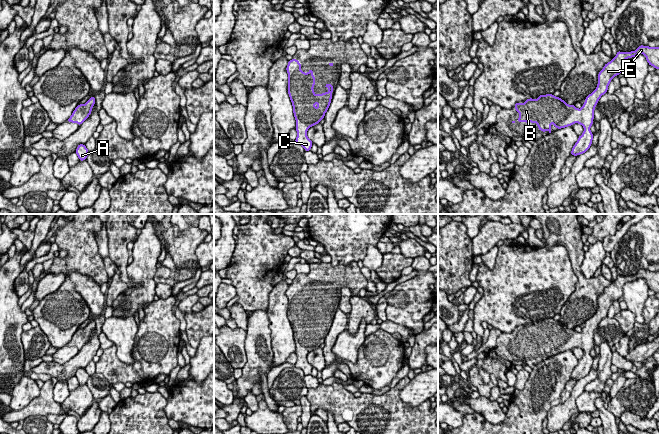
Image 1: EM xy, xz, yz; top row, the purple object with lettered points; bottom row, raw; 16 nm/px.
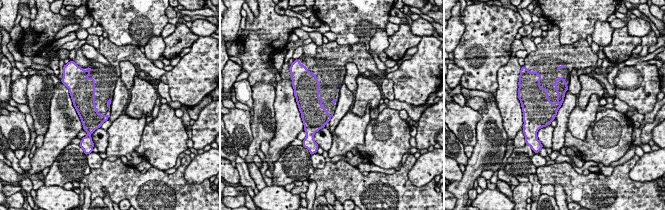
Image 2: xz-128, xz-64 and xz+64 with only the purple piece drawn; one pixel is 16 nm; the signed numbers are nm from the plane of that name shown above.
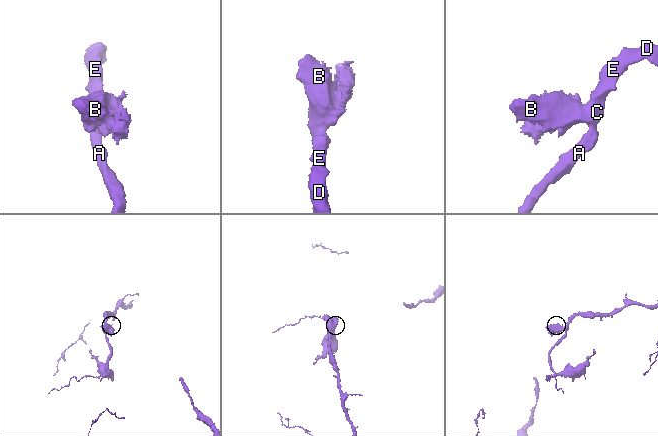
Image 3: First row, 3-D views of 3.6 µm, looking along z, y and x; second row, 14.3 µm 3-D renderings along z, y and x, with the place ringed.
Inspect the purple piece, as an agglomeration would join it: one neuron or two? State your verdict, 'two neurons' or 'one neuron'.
one neuron

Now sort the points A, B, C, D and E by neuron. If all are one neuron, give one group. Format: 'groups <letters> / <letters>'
groups A B C D E

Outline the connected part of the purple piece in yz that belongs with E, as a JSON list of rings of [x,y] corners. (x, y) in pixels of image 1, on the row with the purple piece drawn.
[[[640,45],[635,51],[621,52],[610,62],[606,63],[598,73],[598,84],[596,89],[585,98],[585,103],[581,109],[575,105],[569,105],[564,100],[553,94],[539,95],[536,99],[529,98],[524,103],[517,102],[514,107],[519,112],[517,121],[521,123],[537,123],[539,131],[544,133],[548,130],[551,133],[553,124],[557,130],[578,123],[583,126],[584,132],[578,136],[571,154],[578,156],[585,153],[591,147],[593,133],[590,127],[593,125],[594,110],[602,95],[607,93],[611,80],[623,72],[623,62],[627,58],[643,54],[650,66],[659,69],[659,47],[649,47]]]

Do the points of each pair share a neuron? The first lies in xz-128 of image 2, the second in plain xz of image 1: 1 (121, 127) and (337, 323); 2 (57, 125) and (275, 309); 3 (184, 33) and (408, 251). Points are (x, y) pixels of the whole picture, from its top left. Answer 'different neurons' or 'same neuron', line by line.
1: different neurons
2: same neuron
3: different neurons

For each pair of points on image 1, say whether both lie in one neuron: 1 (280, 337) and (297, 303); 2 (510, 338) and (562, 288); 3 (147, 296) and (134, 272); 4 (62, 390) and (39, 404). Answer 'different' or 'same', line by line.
1: different
2: different
3: same
4: different

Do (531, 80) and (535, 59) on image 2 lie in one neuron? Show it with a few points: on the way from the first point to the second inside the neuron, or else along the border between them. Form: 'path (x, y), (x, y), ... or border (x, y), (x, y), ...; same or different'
path (533, 75), (533, 64); same

